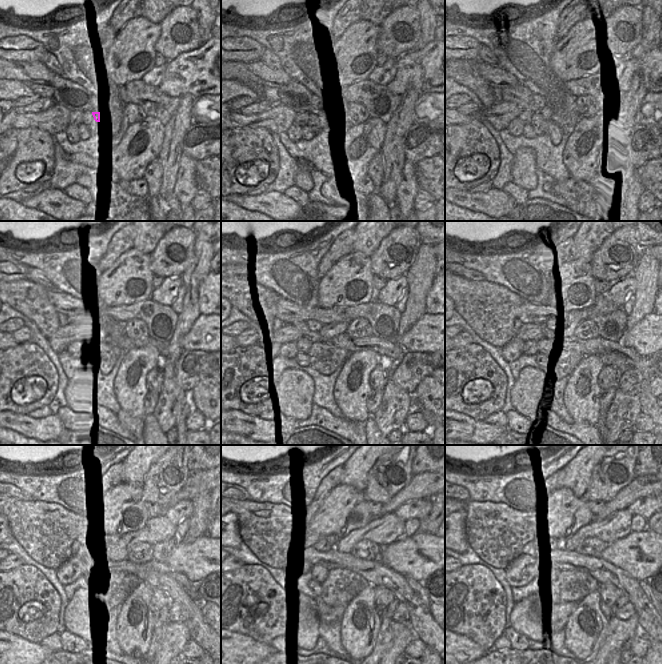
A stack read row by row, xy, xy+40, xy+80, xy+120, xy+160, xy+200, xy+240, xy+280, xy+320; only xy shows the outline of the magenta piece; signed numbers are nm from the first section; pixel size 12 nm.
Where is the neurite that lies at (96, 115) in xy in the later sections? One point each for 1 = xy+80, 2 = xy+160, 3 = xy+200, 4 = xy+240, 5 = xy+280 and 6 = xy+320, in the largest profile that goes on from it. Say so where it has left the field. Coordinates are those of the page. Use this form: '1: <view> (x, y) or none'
1: xy+80 (546, 111)
2: xy+160 (328, 332)
3: xy+200 (566, 327)
4: xy+240 (157, 529)
5: xy+280 (383, 530)
6: xy+320 (617, 525)

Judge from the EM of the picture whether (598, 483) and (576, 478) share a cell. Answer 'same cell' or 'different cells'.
different cells

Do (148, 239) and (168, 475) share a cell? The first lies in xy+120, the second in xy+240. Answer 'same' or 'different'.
different

